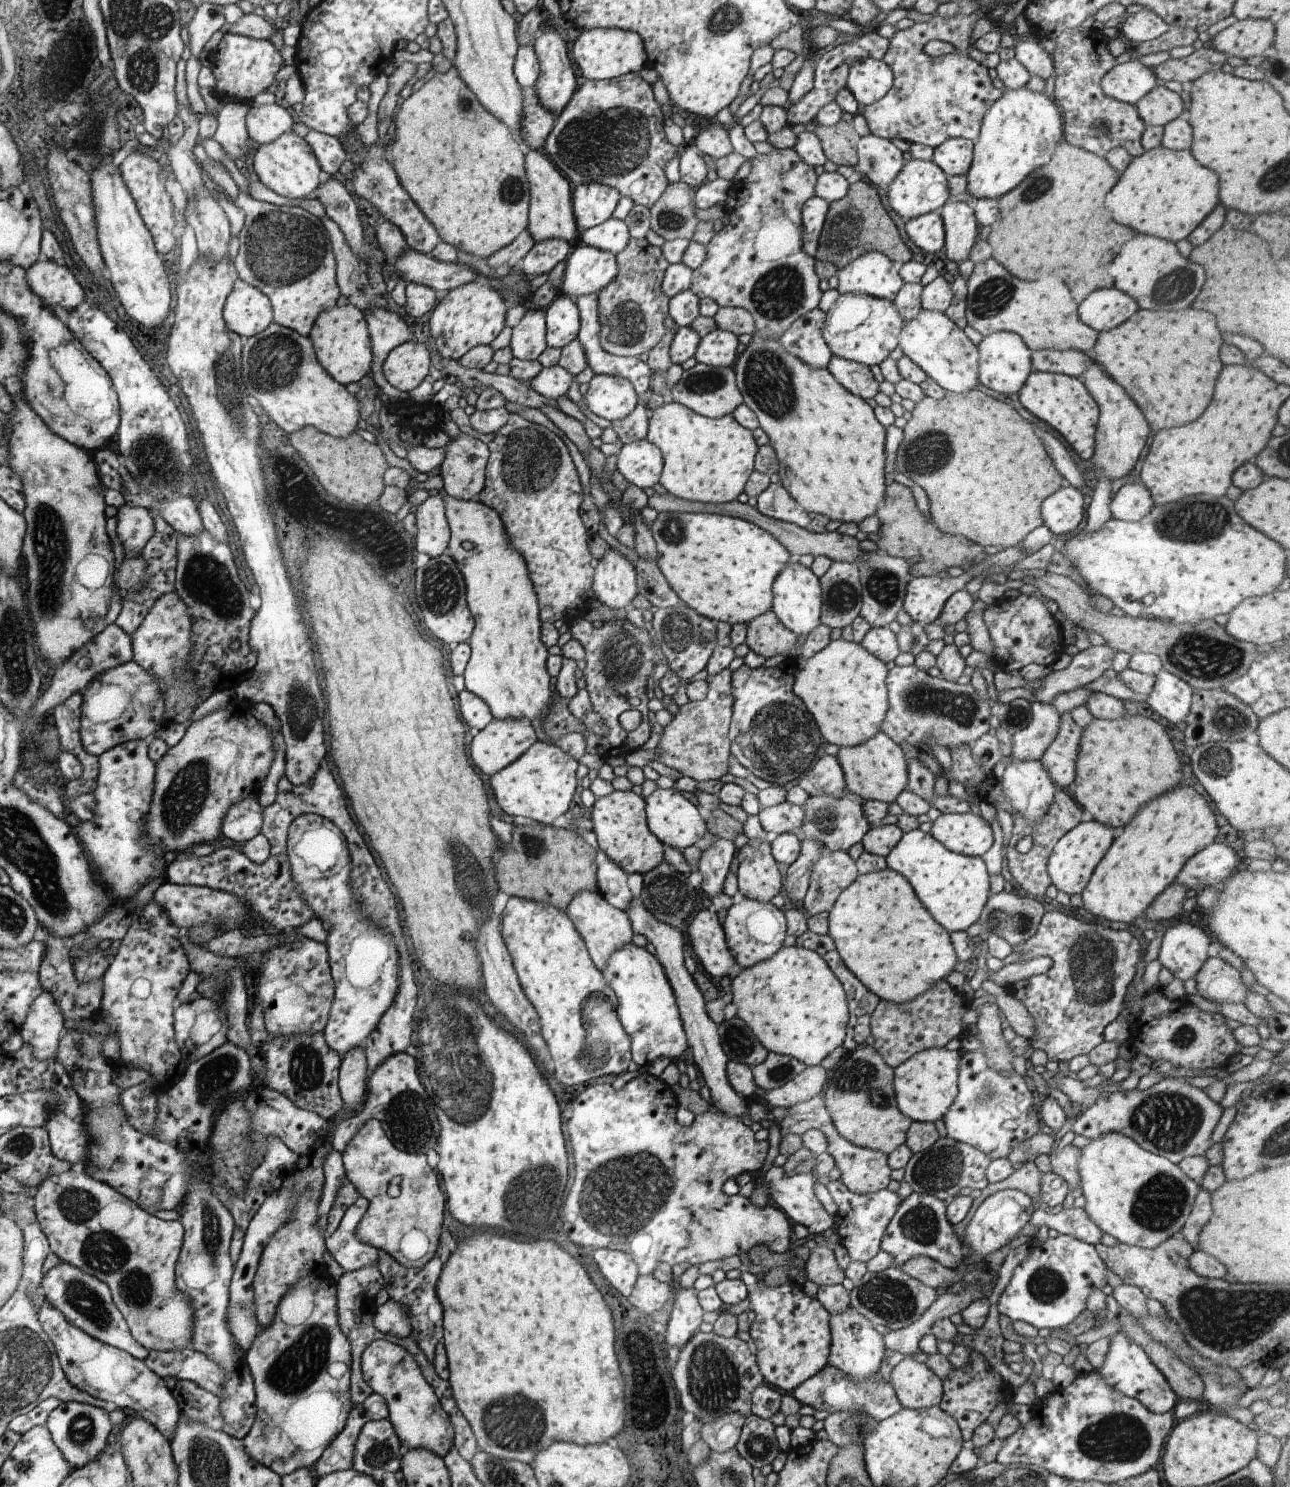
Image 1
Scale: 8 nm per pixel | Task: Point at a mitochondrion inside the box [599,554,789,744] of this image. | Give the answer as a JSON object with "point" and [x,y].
{"point":[675,630]}

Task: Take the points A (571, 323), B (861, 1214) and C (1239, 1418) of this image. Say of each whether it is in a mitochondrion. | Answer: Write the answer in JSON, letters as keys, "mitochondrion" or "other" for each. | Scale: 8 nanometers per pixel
{"A":"other","B":"other","C":"other"}

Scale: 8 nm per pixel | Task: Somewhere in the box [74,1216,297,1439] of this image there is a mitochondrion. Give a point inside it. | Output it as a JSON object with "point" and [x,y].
{"point":[104,1251]}

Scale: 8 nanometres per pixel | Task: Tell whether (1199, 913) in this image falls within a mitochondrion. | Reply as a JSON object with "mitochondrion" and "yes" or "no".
{"mitochondrion":"no"}

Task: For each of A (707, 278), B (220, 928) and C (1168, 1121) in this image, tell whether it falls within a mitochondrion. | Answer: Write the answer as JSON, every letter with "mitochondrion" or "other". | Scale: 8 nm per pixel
{"A":"other","B":"other","C":"mitochondrion"}

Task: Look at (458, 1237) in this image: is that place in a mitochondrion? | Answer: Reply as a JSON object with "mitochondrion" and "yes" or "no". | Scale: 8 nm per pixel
{"mitochondrion":"no"}

